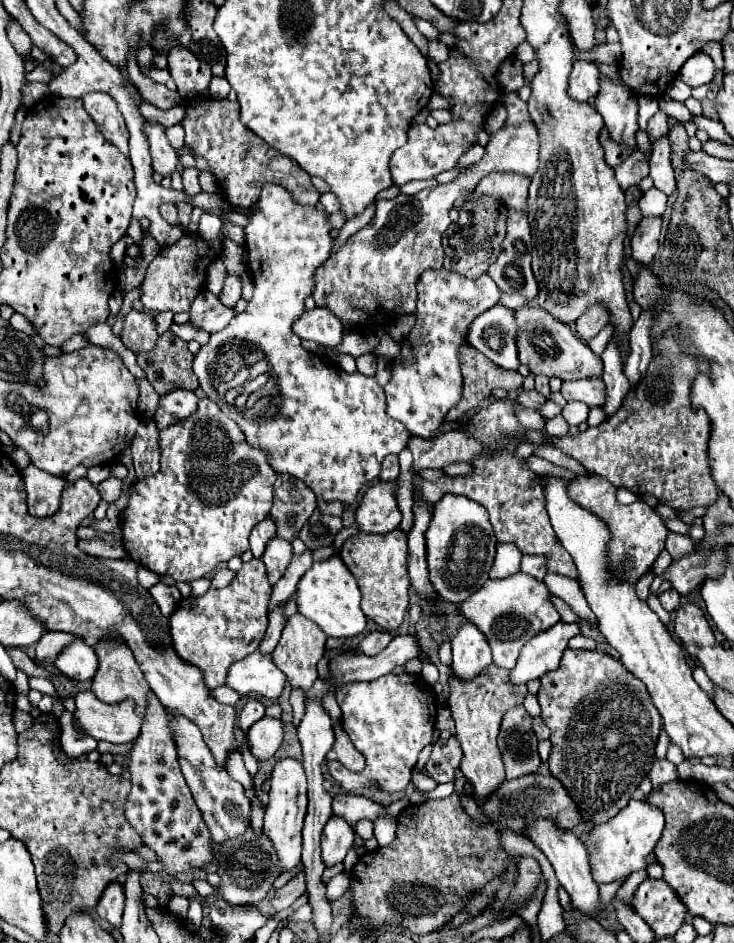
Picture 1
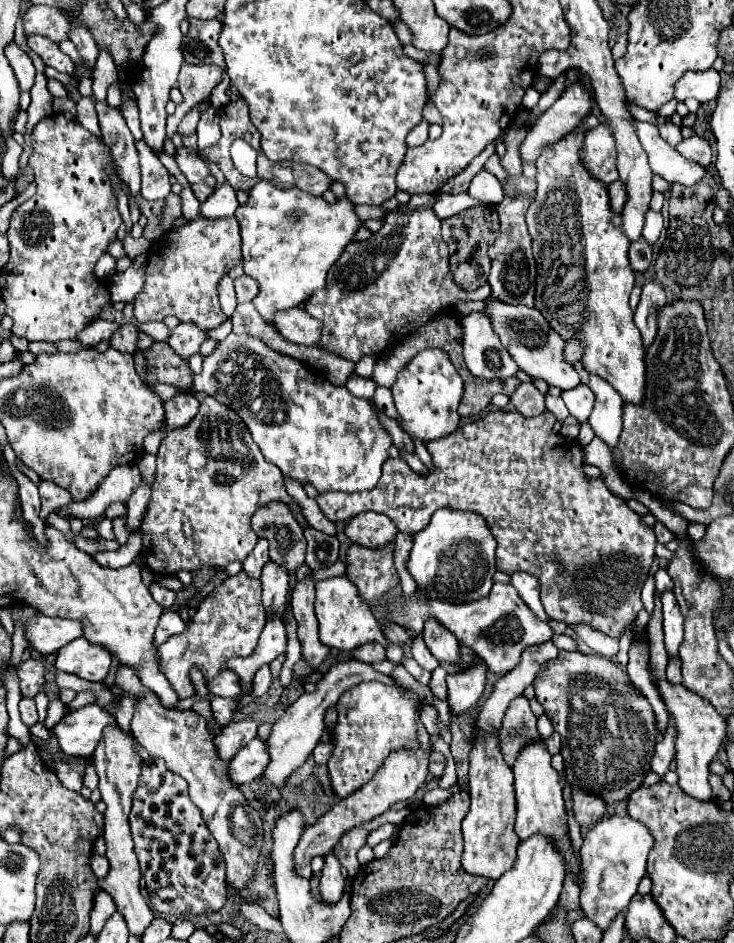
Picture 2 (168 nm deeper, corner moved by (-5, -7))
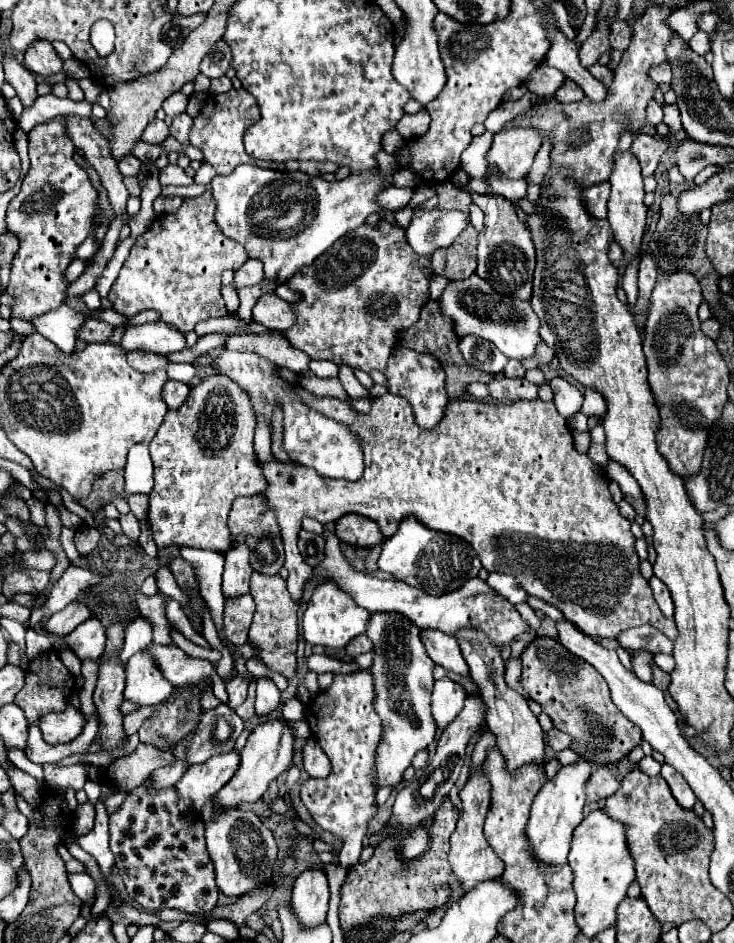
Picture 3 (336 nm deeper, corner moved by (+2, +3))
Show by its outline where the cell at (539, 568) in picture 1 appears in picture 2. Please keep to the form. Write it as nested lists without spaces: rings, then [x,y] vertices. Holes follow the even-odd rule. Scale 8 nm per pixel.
[[[515,572],[511,576],[511,586],[519,592],[519,596],[523,598],[523,602],[541,618],[541,620],[549,620],[549,616],[543,610],[541,598],[539,598],[539,580],[535,580],[533,574],[525,574],[525,572]]]

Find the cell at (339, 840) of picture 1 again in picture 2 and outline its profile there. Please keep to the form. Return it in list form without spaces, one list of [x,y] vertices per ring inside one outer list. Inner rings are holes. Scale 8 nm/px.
[[[331,850],[325,856],[325,866],[321,872],[321,894],[323,900],[327,904],[333,904],[341,898],[343,894],[343,874],[341,874],[341,862],[335,854],[335,850]]]

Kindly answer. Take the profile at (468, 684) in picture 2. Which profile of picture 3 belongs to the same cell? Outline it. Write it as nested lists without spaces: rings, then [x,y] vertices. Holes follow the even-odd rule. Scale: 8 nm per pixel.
[[[442,678],[434,684],[432,692],[432,716],[438,730],[444,730],[464,708],[466,692],[450,678]]]

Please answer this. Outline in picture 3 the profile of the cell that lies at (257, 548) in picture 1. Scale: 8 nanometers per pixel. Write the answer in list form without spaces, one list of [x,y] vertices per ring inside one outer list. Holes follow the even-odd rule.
[[[236,544],[224,556],[226,556],[224,574],[222,574],[224,598],[236,598],[236,596],[248,594],[248,582],[252,576],[252,568],[248,562],[250,558],[248,546]]]

